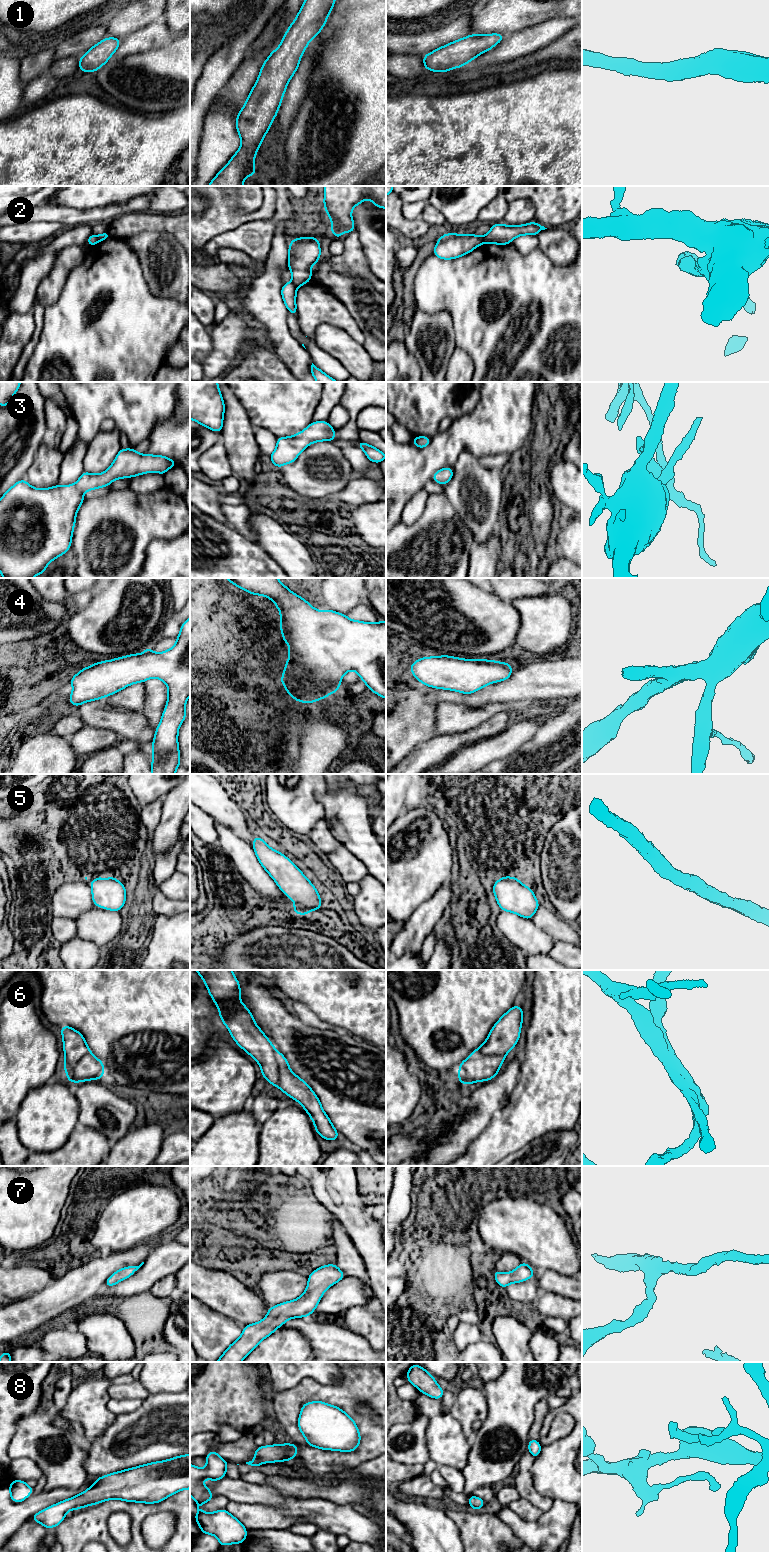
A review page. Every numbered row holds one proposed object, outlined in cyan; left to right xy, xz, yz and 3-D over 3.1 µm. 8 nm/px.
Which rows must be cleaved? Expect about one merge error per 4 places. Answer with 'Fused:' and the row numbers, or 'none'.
Fused: 2

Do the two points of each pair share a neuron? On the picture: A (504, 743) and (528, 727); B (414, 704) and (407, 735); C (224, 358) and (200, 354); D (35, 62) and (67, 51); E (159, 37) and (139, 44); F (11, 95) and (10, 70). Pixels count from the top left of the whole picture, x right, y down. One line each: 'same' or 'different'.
A: same
B: same
C: different
D: different
E: same
F: same

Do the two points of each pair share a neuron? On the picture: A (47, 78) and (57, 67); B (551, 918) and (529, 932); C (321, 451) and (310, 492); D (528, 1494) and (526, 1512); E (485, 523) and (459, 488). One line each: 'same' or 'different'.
A: different
B: different
C: same
D: different
E: same

